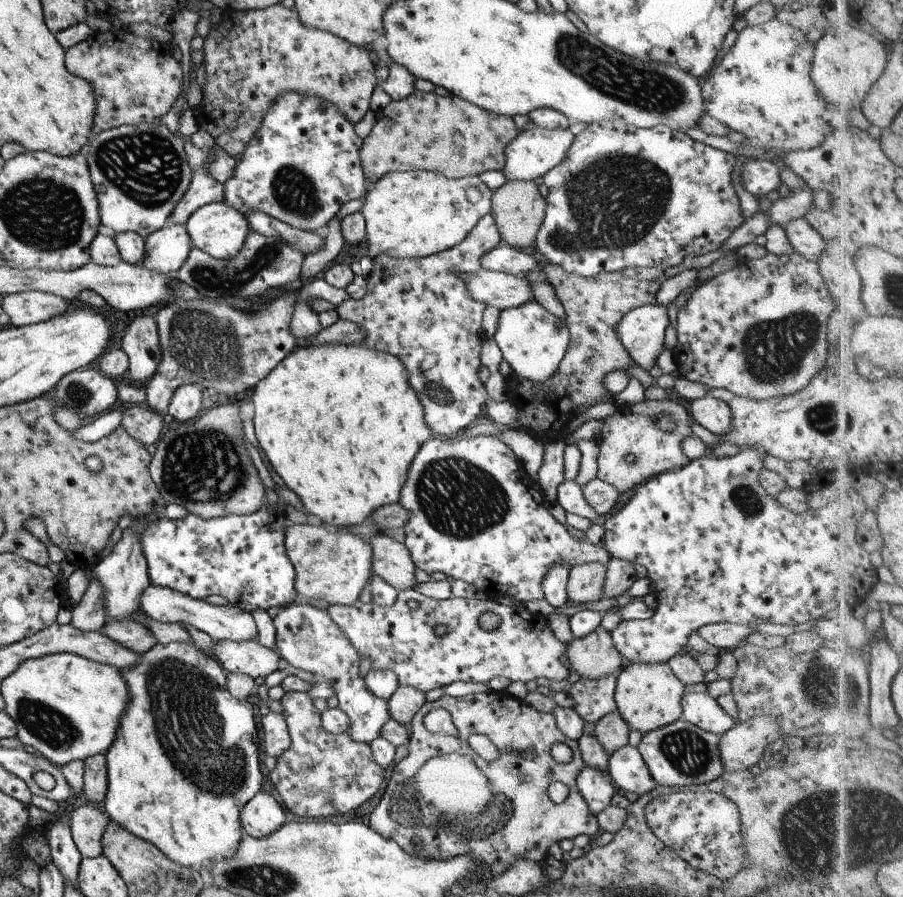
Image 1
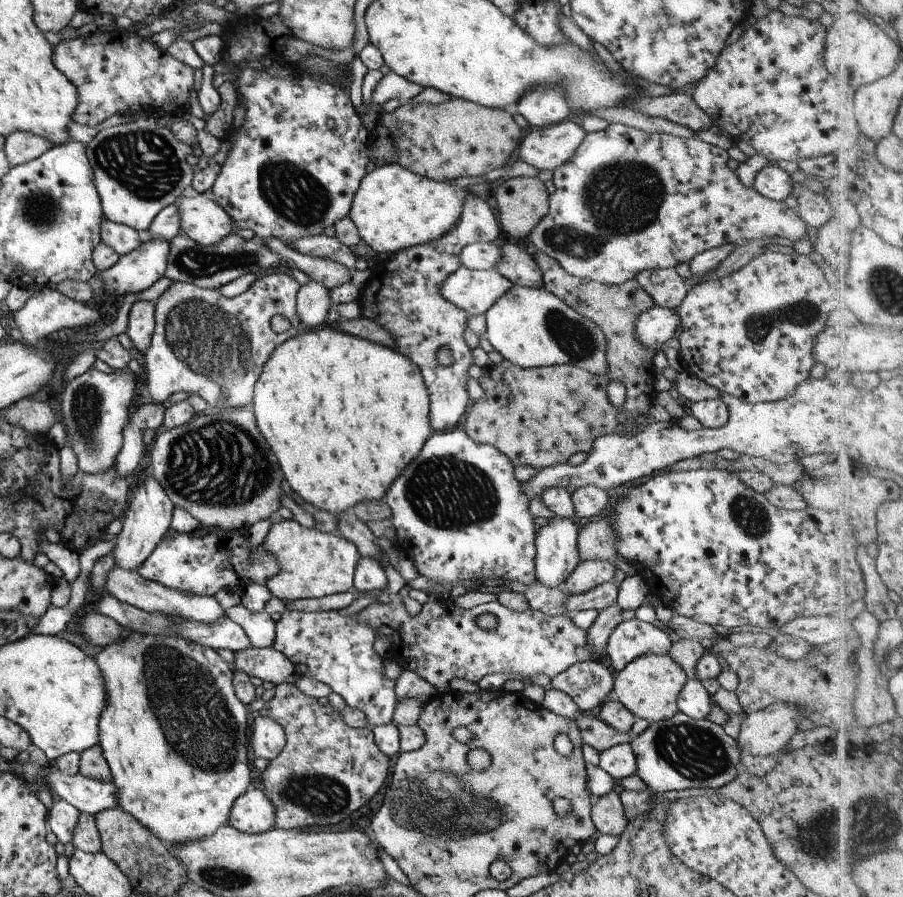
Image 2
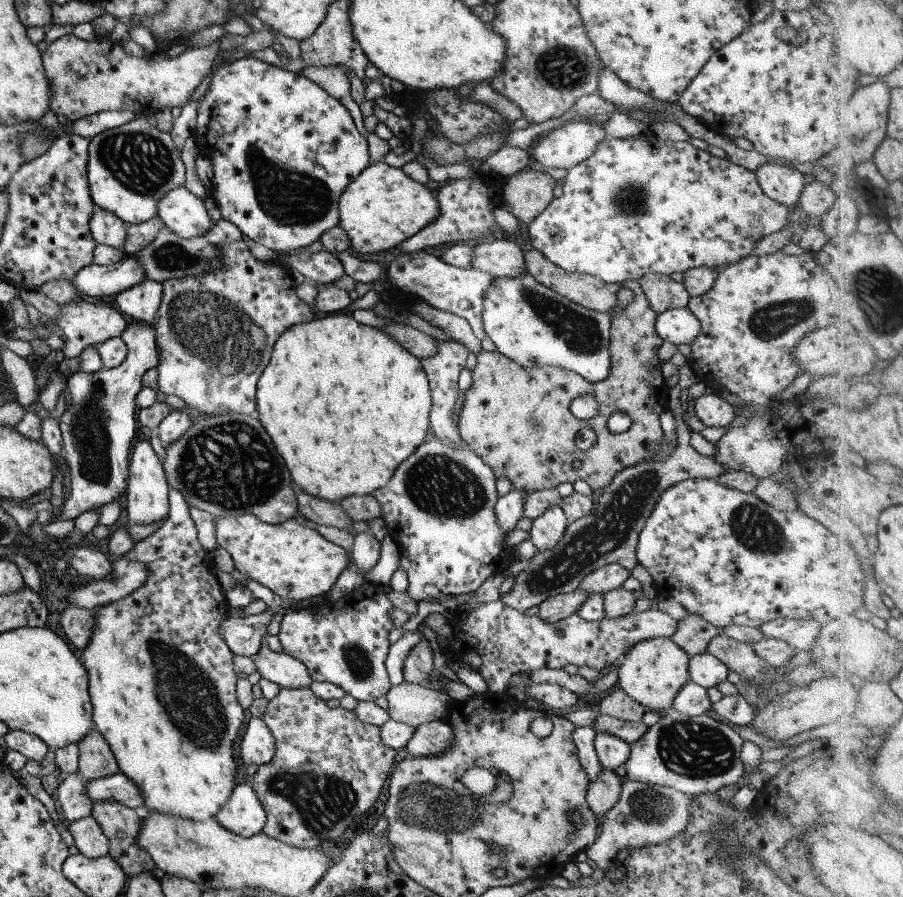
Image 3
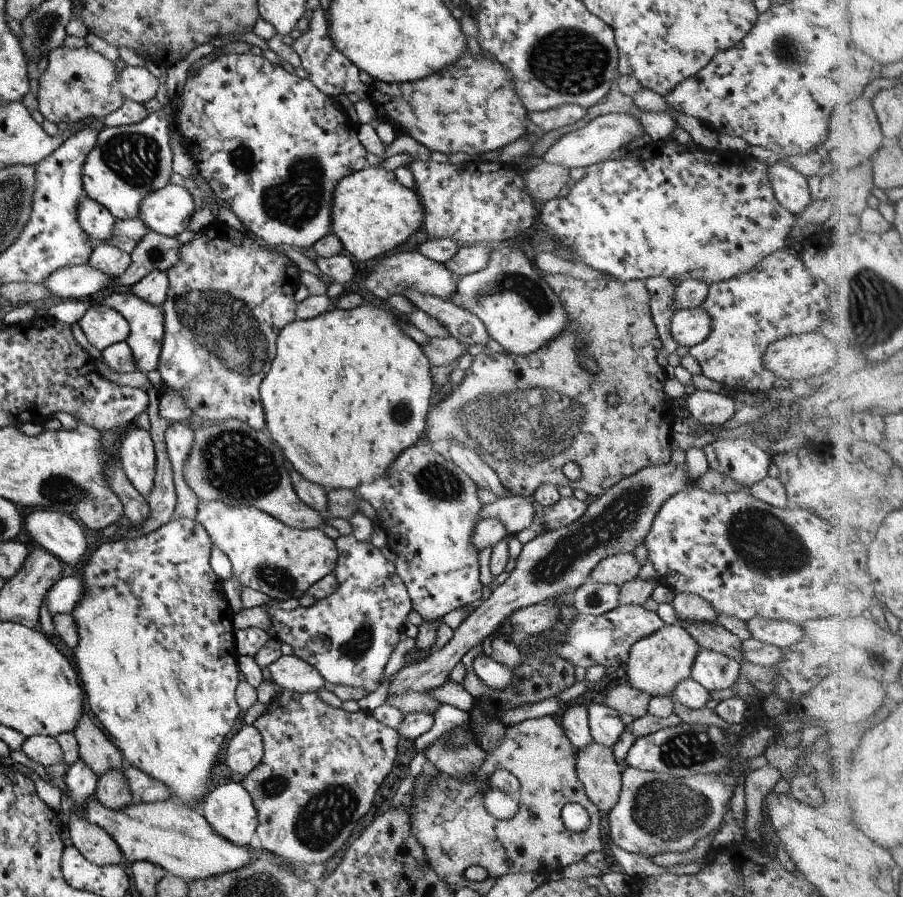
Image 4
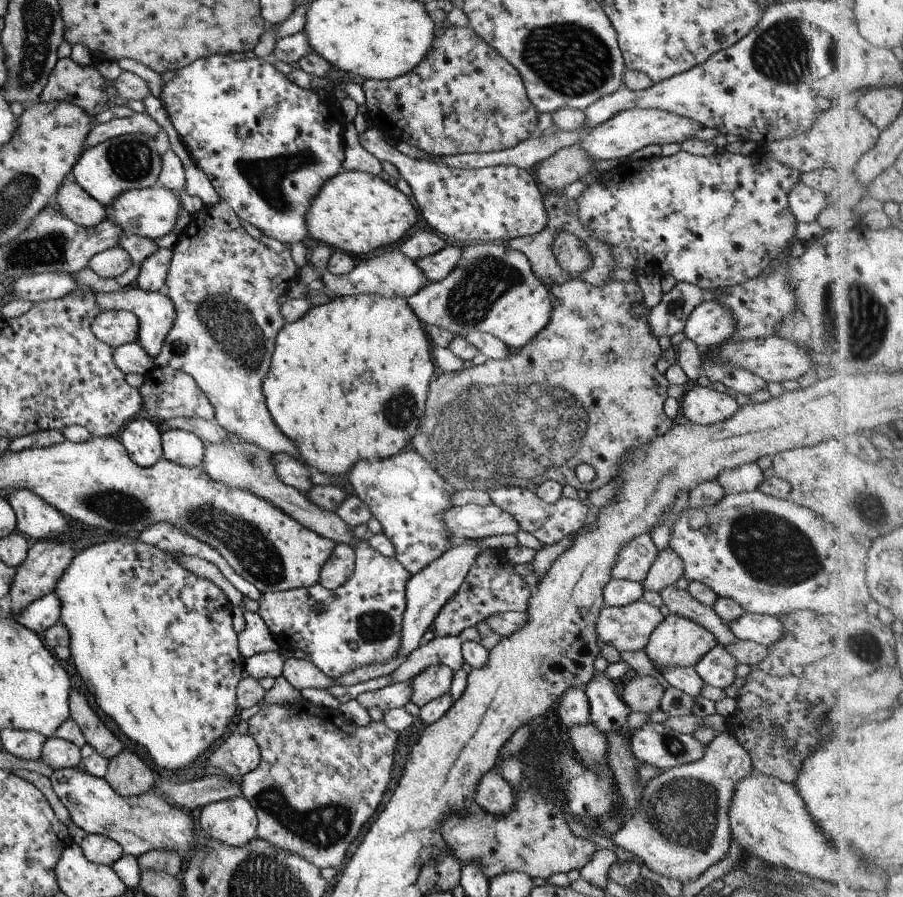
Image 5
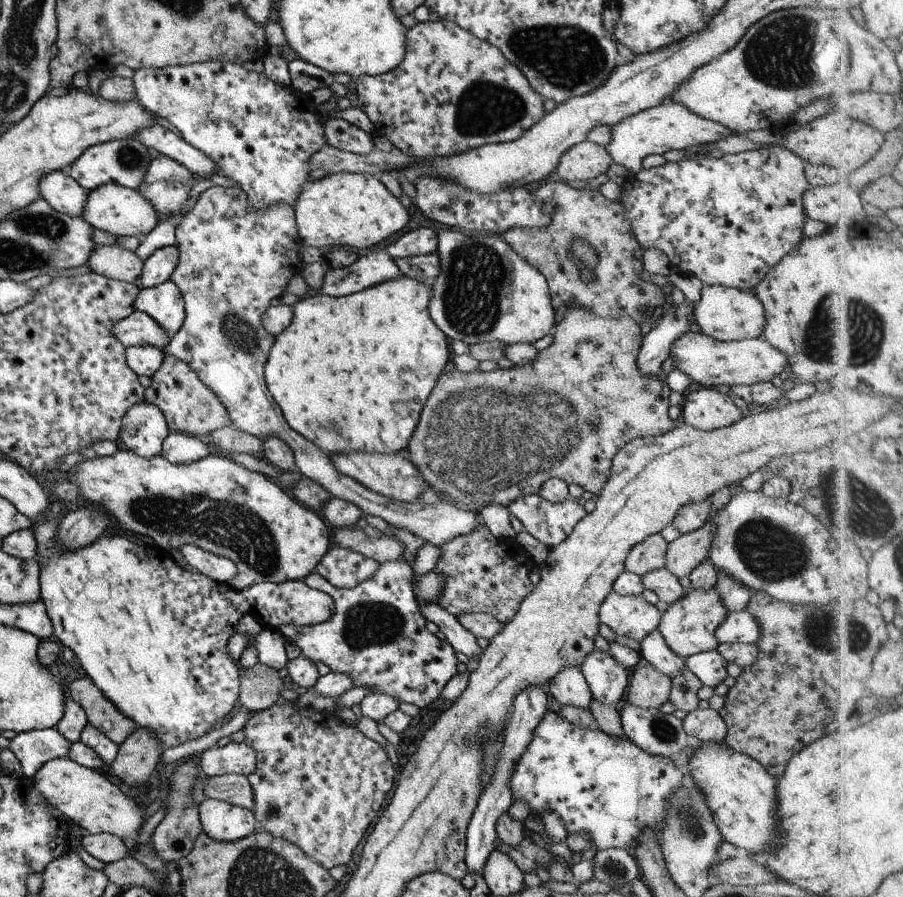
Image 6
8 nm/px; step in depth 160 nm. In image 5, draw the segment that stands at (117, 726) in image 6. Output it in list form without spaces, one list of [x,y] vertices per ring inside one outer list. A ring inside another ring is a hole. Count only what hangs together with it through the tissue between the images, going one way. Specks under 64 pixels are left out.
[[[76,689],[69,691],[69,715],[71,720],[77,724],[85,744],[89,744],[105,760],[117,756],[123,750],[121,740],[117,740],[111,734],[111,730],[108,730],[107,726],[101,722],[101,718],[91,710],[85,696]]]

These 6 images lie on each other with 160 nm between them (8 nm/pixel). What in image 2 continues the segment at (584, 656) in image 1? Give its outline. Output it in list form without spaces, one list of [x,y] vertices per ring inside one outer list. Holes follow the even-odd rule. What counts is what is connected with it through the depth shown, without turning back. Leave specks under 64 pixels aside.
[[[615,605],[607,606],[605,610],[598,612],[595,621],[586,631],[585,646],[591,652],[593,661],[596,663],[604,662],[607,664],[608,657],[605,653],[605,646],[607,646],[607,640],[617,627],[617,624],[622,622],[620,612]]]

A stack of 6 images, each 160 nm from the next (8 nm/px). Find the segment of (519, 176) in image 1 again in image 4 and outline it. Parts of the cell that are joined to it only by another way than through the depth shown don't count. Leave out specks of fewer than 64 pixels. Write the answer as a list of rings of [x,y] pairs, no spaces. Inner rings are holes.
[[[613,113],[597,116],[585,124],[583,128],[563,134],[558,140],[555,140],[555,143],[547,148],[540,160],[549,164],[562,165],[568,170],[578,167],[586,168],[591,164],[596,164],[610,158],[625,144],[629,144],[631,140],[639,138],[642,131],[639,120],[633,118],[631,114]]]

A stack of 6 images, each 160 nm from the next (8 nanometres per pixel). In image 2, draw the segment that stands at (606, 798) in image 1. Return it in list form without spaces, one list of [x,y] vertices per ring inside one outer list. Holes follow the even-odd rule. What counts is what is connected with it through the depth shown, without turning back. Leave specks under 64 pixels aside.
[[[582,744],[581,753],[586,771],[585,786],[587,786],[591,800],[601,798],[601,796],[605,796],[605,794],[609,794],[611,790],[617,788],[615,781],[599,768],[599,753],[597,751],[587,744]]]

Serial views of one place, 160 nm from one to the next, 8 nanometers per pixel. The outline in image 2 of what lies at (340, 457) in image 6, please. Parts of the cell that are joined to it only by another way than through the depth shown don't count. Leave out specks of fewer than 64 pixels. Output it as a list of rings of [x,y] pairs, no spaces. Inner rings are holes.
[[[462,427],[453,429],[452,431],[444,431],[439,433],[433,433],[423,444],[422,451],[415,456],[412,462],[409,462],[408,466],[405,466],[405,470],[391,482],[389,490],[385,492],[383,503],[389,506],[391,512],[390,520],[391,524],[395,527],[395,536],[397,537],[394,544],[397,548],[400,548],[405,558],[409,558],[417,570],[418,576],[424,576],[427,581],[435,580],[435,582],[442,583],[455,583],[462,582],[464,580],[470,582],[481,582],[485,579],[497,579],[508,580],[511,582],[518,582],[522,585],[529,585],[535,582],[534,578],[534,560],[535,560],[535,536],[539,527],[535,525],[533,516],[529,512],[529,498],[523,496],[523,490],[521,490],[521,483],[513,476],[514,467],[509,462],[509,458],[505,457],[505,454],[501,454],[495,446],[491,444],[478,444],[473,442],[471,438],[465,435]]]

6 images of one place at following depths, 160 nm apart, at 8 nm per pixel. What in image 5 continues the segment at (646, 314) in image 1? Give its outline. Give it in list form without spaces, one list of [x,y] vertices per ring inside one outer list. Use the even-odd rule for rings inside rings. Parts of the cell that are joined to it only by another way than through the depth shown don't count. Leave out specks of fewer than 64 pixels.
[[[708,298],[691,310],[682,333],[684,338],[695,342],[697,350],[703,353],[731,338],[733,330],[735,322],[731,312],[725,310],[719,302]]]

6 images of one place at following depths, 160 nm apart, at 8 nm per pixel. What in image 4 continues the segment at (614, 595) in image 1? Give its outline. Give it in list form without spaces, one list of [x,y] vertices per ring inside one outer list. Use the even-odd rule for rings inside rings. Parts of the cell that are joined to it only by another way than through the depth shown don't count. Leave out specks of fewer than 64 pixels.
[[[548,599],[543,603],[513,612],[506,621],[511,624],[514,635],[524,636],[549,630],[557,622],[559,618],[557,614],[559,614],[559,608],[555,606],[555,602]]]

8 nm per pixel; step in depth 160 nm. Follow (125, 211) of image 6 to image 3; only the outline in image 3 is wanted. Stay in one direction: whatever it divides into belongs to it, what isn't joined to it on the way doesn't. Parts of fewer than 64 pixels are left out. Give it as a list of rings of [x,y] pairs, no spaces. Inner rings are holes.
[[[183,185],[173,188],[168,194],[165,194],[159,202],[157,202],[157,212],[155,216],[165,224],[164,228],[171,230],[172,234],[180,238],[199,238],[215,225],[206,212],[201,198],[195,198],[190,194]]]

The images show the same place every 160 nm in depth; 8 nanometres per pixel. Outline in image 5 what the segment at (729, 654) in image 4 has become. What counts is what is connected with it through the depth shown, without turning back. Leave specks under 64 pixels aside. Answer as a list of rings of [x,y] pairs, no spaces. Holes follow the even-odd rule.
[[[672,585],[659,590],[657,594],[670,614],[684,617],[699,624],[710,634],[713,634],[718,645],[725,646],[736,640],[733,634],[729,633],[726,624],[717,617],[711,607],[704,606],[694,600],[686,590],[677,590]]]

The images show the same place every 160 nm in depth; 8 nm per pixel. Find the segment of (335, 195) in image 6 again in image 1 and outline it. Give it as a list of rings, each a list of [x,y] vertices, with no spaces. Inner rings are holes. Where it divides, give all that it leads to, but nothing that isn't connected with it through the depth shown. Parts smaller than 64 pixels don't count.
[[[389,171],[383,176],[380,176],[374,183],[373,188],[366,190],[363,205],[359,212],[364,218],[365,241],[367,242],[367,254],[372,259],[375,255],[384,254],[390,257],[399,257],[402,259],[423,258],[436,252],[441,252],[443,249],[448,249],[458,242],[461,242],[469,230],[475,226],[475,223],[483,215],[490,212],[490,198],[493,190],[490,190],[479,178],[475,175],[461,177],[458,179],[448,179],[445,175],[433,171]]]

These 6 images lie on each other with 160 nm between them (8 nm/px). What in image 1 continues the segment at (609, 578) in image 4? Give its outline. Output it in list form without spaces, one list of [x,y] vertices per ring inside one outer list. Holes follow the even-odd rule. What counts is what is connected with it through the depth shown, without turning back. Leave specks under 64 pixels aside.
[[[598,562],[573,565],[566,580],[568,600],[583,604],[601,599],[606,571],[607,566]]]

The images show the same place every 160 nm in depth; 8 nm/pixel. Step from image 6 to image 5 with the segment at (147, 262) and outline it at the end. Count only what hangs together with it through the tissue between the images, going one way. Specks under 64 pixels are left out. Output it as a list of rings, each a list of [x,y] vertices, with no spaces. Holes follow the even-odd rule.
[[[157,248],[153,256],[145,258],[132,285],[145,292],[157,292],[165,283],[171,249]]]

